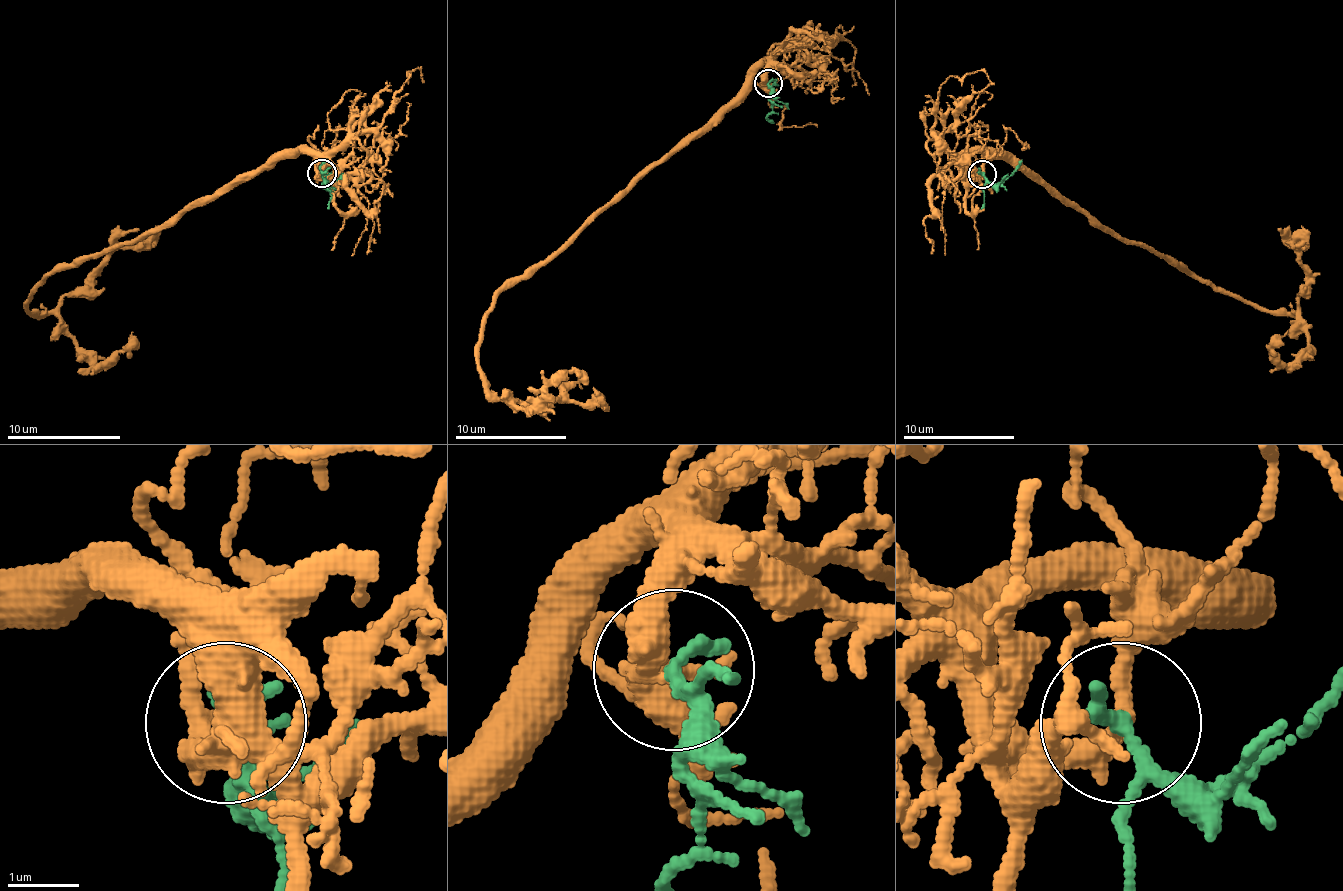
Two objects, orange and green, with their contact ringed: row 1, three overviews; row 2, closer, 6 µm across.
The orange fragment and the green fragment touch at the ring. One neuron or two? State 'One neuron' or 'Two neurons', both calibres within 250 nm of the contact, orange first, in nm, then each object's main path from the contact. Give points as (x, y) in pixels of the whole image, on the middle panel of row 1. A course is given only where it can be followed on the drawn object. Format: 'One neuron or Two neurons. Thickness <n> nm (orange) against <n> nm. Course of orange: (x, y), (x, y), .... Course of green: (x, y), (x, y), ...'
One neuron. Thickness 260 nm (orange) against 190 nm. Course of orange: (766, 83), (749, 83), (511, 281), (483, 323), (478, 365), (500, 396), (537, 407), (565, 402), (609, 410). Course of green: (769, 83), (772, 102), (766, 116), (774, 122)

